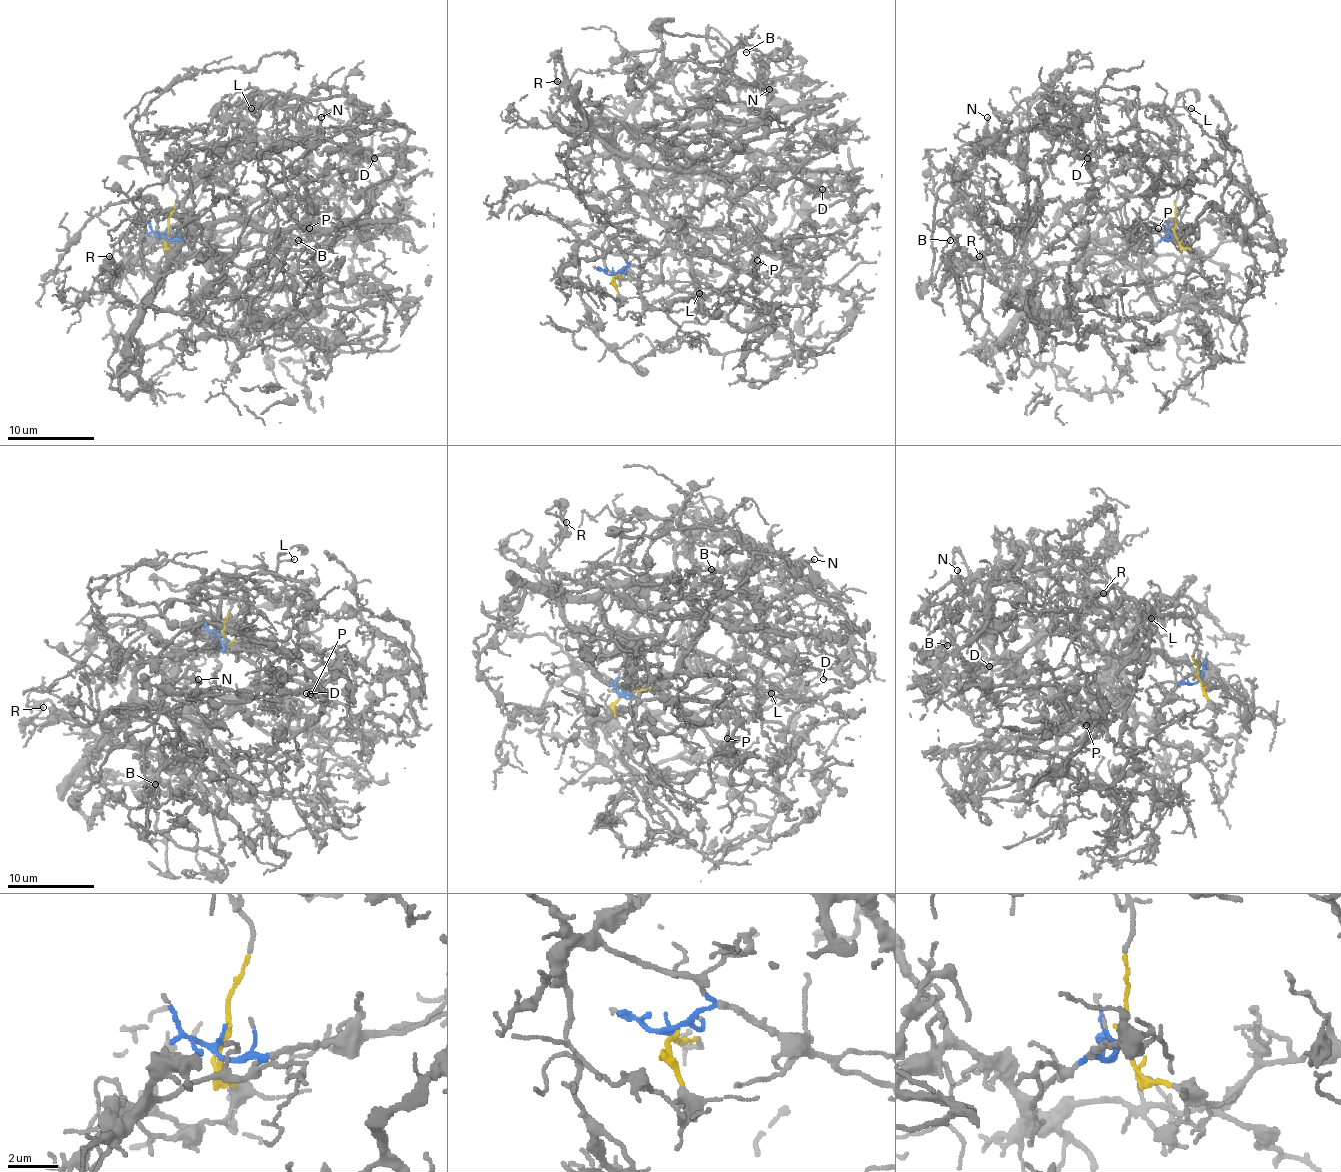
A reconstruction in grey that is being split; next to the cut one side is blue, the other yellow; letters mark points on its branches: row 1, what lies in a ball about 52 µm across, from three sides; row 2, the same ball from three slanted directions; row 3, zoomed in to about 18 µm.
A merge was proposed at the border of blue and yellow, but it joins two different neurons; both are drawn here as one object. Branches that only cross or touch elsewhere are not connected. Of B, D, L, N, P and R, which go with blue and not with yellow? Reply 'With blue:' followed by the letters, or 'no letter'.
With blue: B, P, R

